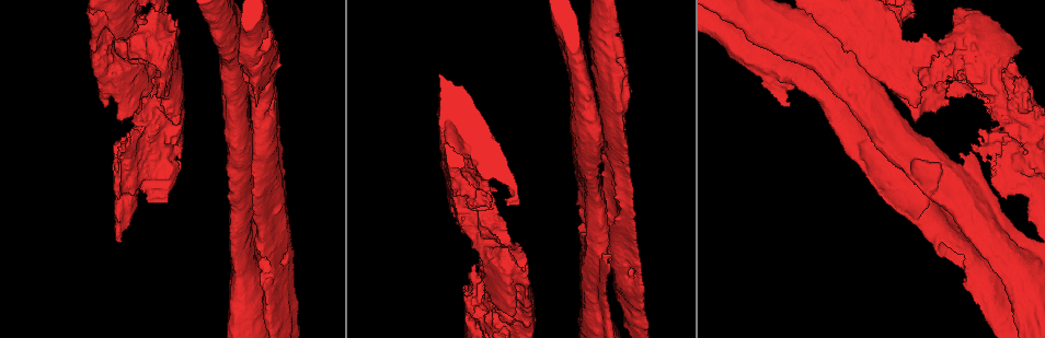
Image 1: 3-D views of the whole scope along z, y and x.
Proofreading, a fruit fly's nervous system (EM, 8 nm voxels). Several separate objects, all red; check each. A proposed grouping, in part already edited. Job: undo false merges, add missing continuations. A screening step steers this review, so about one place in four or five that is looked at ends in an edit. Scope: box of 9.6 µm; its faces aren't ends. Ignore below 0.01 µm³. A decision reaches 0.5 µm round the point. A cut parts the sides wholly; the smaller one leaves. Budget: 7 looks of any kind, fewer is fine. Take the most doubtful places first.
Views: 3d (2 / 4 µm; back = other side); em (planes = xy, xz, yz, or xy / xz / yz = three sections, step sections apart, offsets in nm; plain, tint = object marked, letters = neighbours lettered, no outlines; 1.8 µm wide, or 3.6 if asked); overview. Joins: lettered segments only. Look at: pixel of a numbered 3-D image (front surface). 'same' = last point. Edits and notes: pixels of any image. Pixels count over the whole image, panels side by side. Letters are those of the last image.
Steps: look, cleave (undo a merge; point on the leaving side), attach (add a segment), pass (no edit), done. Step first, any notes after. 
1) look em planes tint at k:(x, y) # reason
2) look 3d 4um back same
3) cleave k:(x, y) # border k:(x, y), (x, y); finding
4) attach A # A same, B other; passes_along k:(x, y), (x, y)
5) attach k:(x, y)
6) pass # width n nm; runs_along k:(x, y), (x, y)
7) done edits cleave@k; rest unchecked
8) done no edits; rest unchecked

look 3d 4um at 1:(910, 97) # sudden change in width

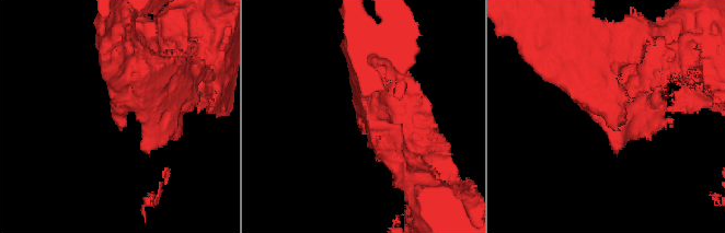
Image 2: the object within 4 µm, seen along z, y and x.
look em 3.6um xy step 4 letters at 2:(119, 113) # need the tissue

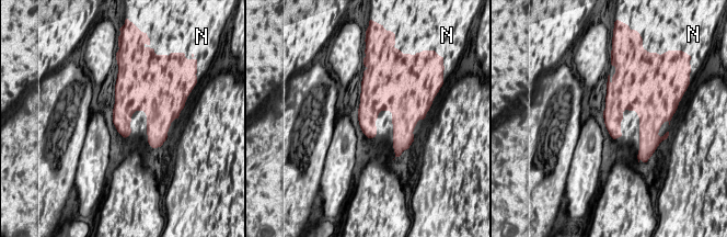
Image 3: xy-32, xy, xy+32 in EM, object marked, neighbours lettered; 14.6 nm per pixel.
attach N # N same; it goes on there

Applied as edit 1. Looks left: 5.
look em yz step 8 letters at 1:(939, 251) # thick end

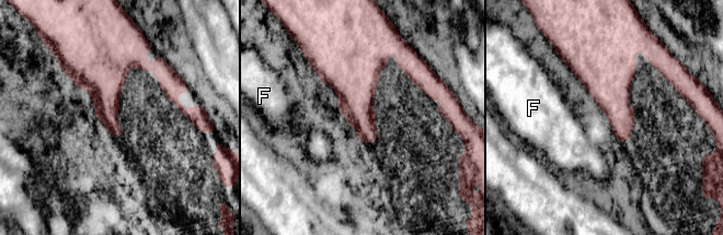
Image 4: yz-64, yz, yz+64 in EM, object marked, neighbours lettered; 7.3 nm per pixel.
look em planes letters same # another direction

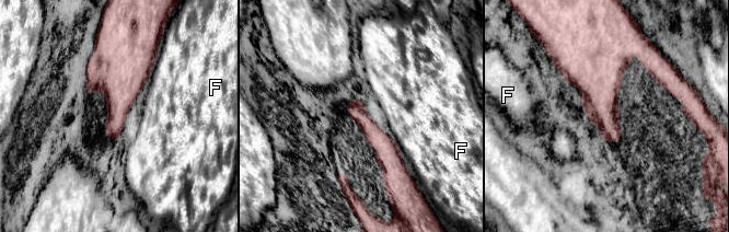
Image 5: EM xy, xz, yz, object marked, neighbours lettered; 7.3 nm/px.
pass # F other; no lettered segment goes on from it

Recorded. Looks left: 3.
look 3d 2um at 1:(254, 92) # an open end

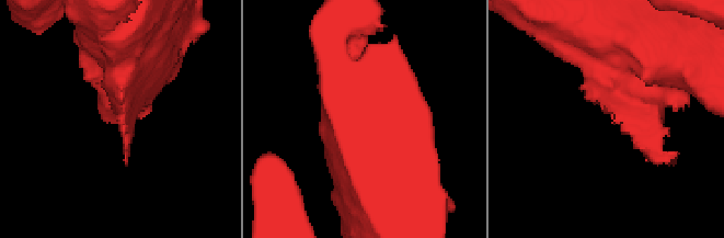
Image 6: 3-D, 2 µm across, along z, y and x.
look em planes letters at 6:(121, 123) # now the EM

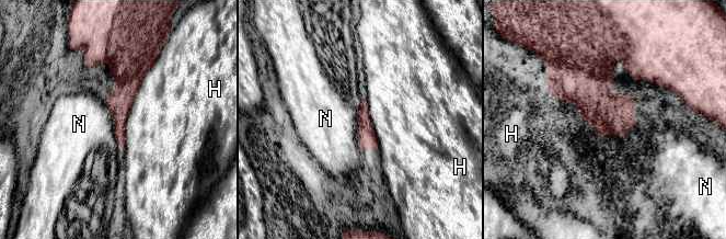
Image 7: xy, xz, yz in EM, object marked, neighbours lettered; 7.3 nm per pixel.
pass # H other, N other; runs_along 7:(110, 55), (122, 67), (122, 141); none of them fits

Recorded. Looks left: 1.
done edits attach@3; rest unchecked

